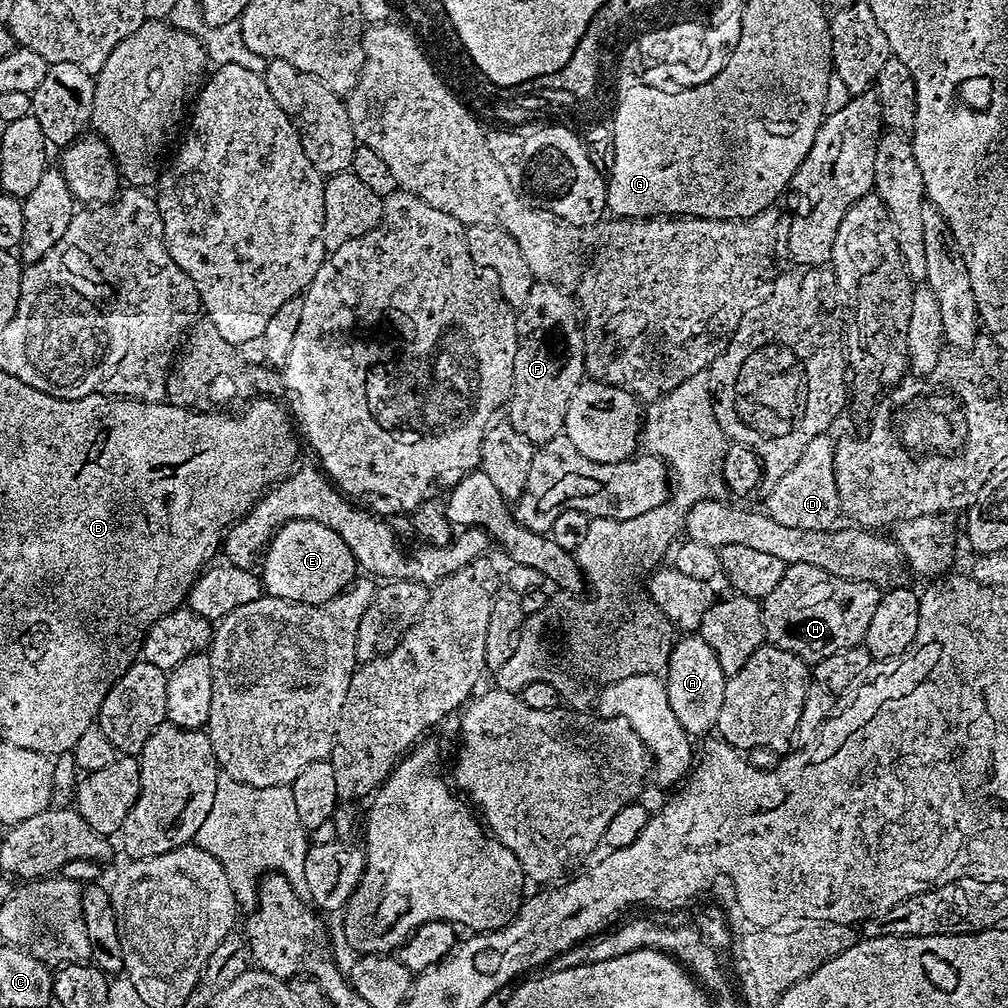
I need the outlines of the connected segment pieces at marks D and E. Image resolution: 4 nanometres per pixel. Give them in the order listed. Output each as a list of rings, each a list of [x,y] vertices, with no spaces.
[[[825,434],[814,438],[806,450],[802,450],[796,465],[786,470],[786,474],[782,474],[782,478],[778,478],[778,482],[767,489],[766,515],[774,518],[774,522],[803,532],[827,532],[837,527],[836,519],[842,516],[834,470],[837,441],[830,437]]]
[[[287,520],[276,529],[276,533],[263,549],[258,577],[267,595],[292,600],[295,604],[324,604],[343,592],[352,583],[357,572],[358,565],[353,549],[348,548],[346,542],[342,542],[342,538],[334,534],[334,530],[313,520]]]

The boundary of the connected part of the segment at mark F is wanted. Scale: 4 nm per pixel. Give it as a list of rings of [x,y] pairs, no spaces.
[[[547,282],[533,283],[526,302],[519,305],[516,312],[518,346],[514,350],[514,382],[506,405],[506,413],[508,412],[506,420],[518,435],[526,437],[535,446],[543,446],[546,442],[550,442],[550,438],[563,433],[566,410],[570,406],[572,395],[576,393],[576,388],[586,380],[581,341],[576,339],[568,340],[565,344],[556,344],[556,336],[552,333],[559,324],[564,324],[568,320],[568,300],[560,292],[563,291],[557,285]]]

